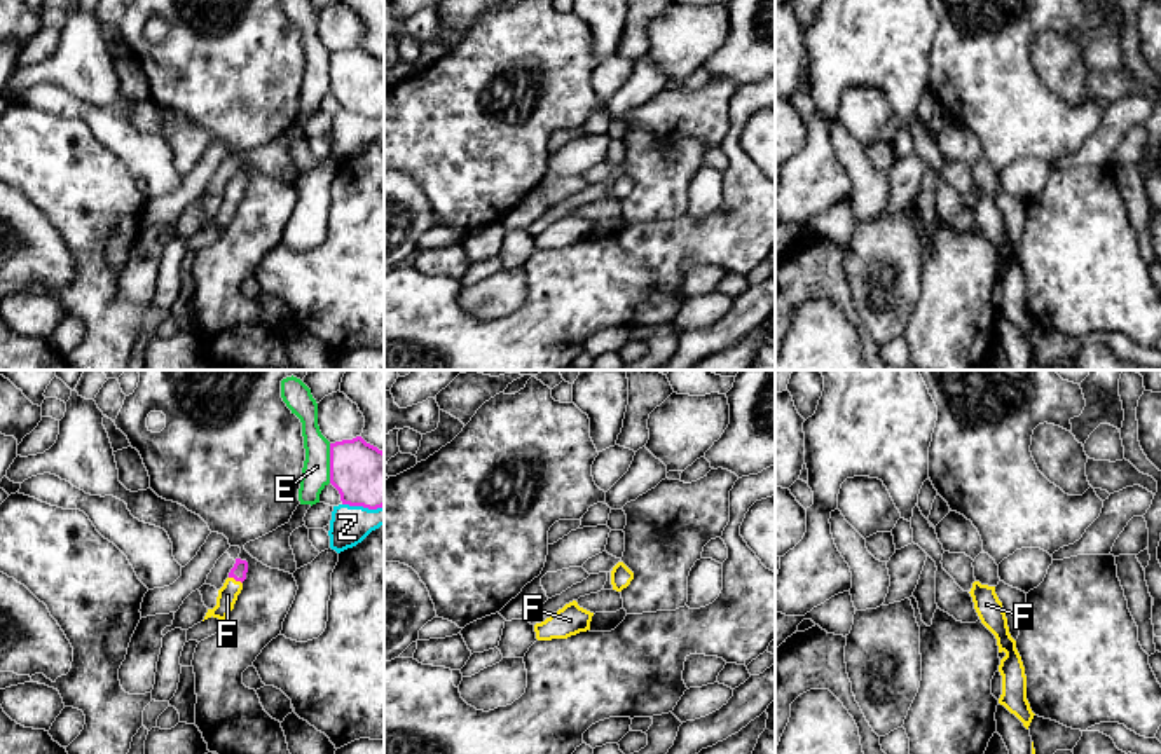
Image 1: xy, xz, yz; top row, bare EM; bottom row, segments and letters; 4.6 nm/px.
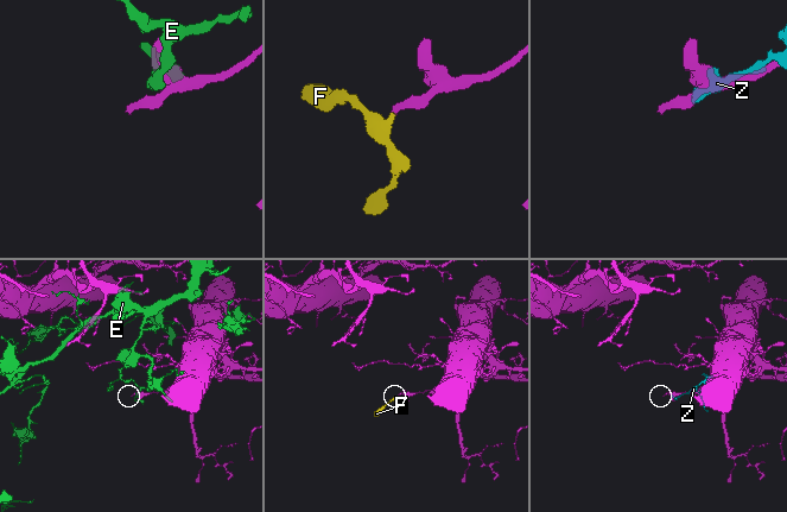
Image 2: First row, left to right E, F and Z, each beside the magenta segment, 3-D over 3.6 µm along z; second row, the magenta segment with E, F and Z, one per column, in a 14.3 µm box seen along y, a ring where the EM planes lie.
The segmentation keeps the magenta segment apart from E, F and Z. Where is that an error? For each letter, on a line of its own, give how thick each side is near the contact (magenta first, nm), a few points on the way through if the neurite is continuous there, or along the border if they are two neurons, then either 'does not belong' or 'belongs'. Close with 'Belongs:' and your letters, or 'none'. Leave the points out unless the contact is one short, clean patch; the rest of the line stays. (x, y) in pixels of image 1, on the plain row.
E: 280/130 nm | does not belong
F: 70/90 nm | across xy (240, 178), (236, 189), (227, 205) | belongs
Z: 280/180 nm | does not belong
Belongs: F

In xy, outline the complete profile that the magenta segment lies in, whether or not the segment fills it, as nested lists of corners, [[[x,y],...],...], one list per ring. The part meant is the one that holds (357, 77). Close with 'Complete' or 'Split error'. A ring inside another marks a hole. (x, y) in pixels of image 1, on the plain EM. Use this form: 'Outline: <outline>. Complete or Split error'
Outline: [[[361,45],[330,52],[330,93],[342,113],[384,115],[384,61]]]. Complete

